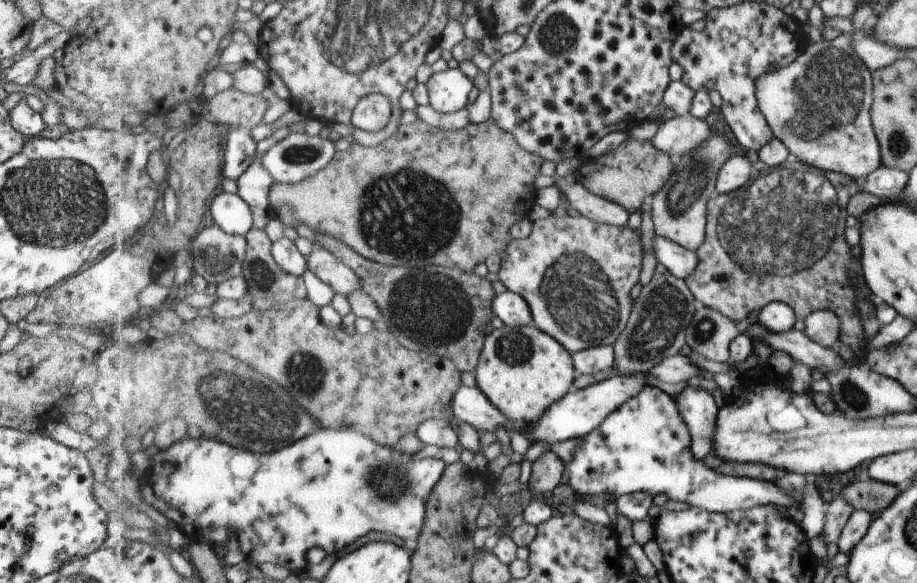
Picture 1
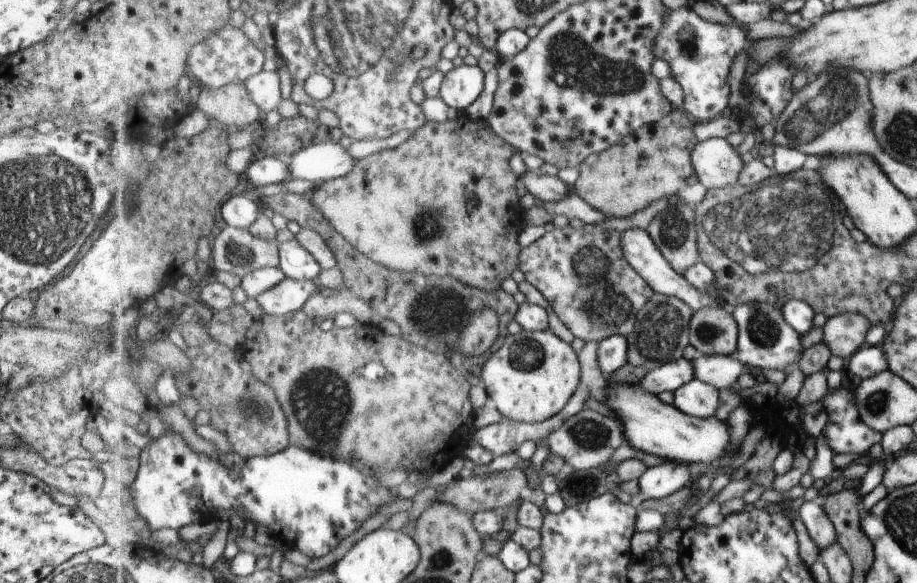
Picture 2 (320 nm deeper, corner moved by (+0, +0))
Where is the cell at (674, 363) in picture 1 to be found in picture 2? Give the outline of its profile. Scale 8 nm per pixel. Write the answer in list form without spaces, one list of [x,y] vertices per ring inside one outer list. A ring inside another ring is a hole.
[[[702,355],[693,360],[696,378],[719,390],[723,388],[736,388],[737,380],[741,378],[745,366],[733,355]]]

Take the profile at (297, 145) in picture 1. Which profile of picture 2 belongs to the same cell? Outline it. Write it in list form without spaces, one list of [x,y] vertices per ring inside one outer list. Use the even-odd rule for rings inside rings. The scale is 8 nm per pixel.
[[[321,139],[315,145],[304,146],[288,158],[292,178],[309,182],[331,181],[346,177],[357,160],[338,142]]]

